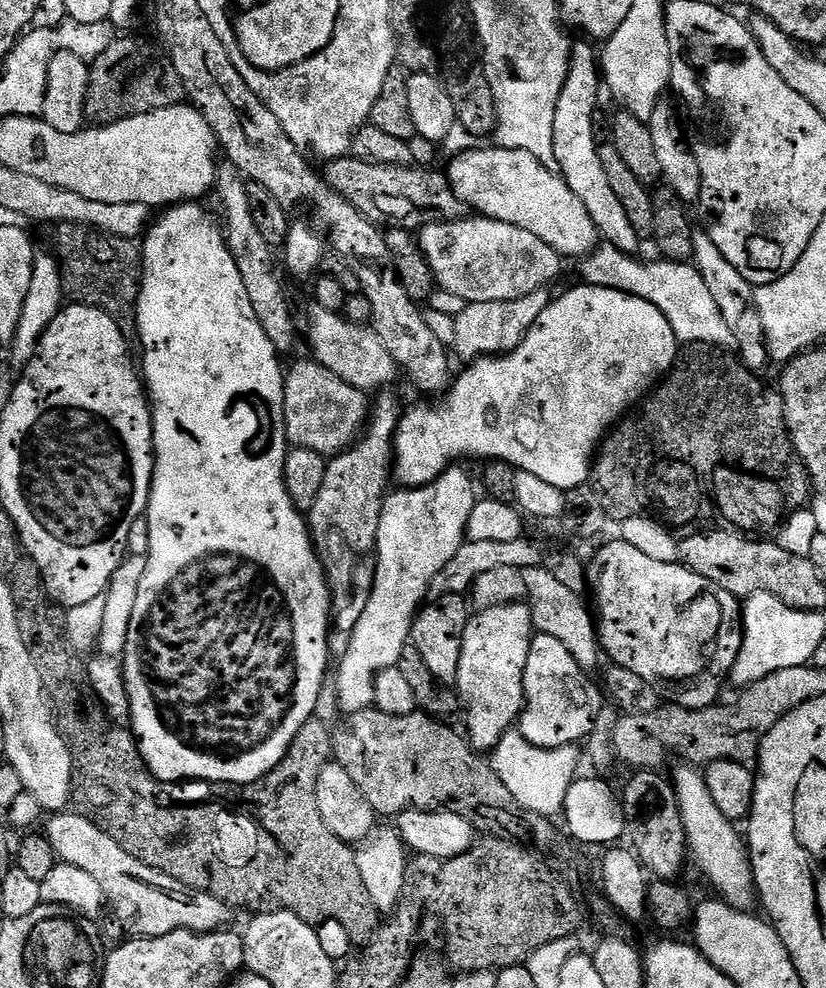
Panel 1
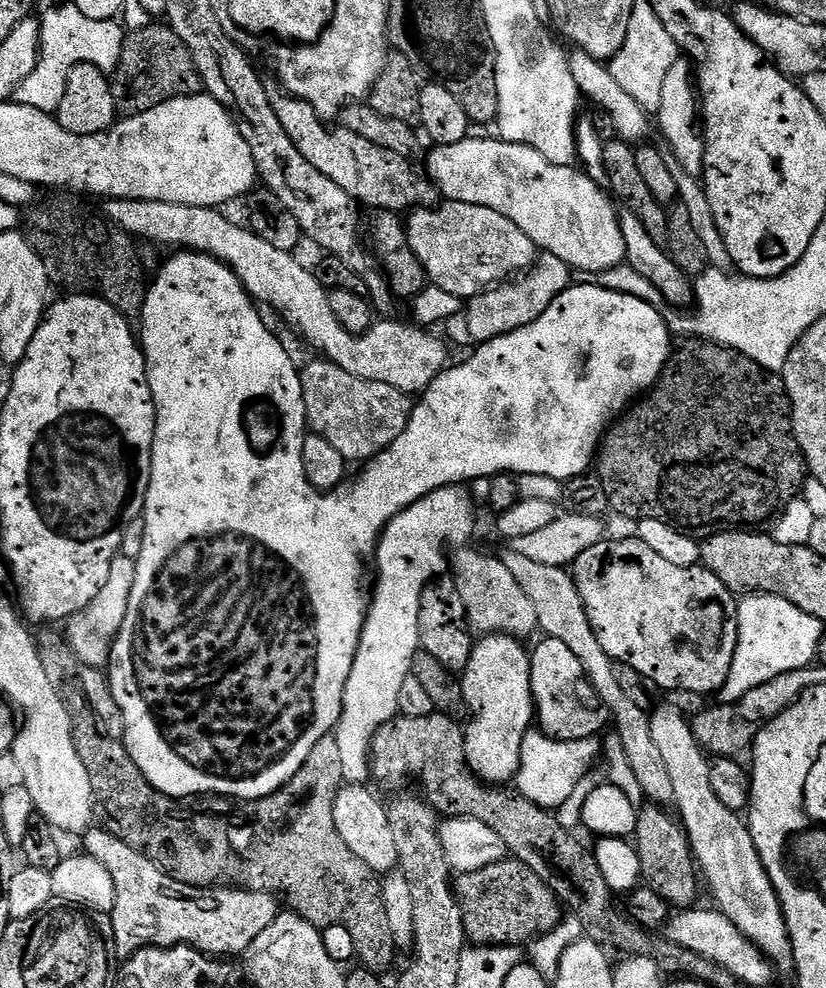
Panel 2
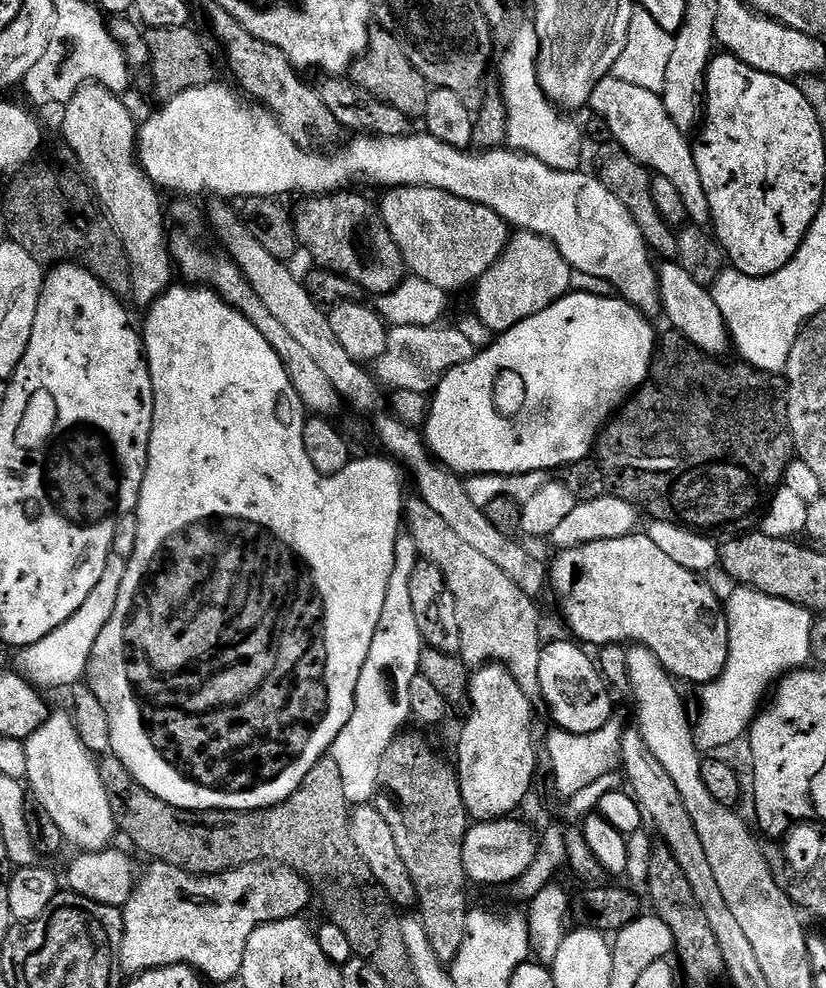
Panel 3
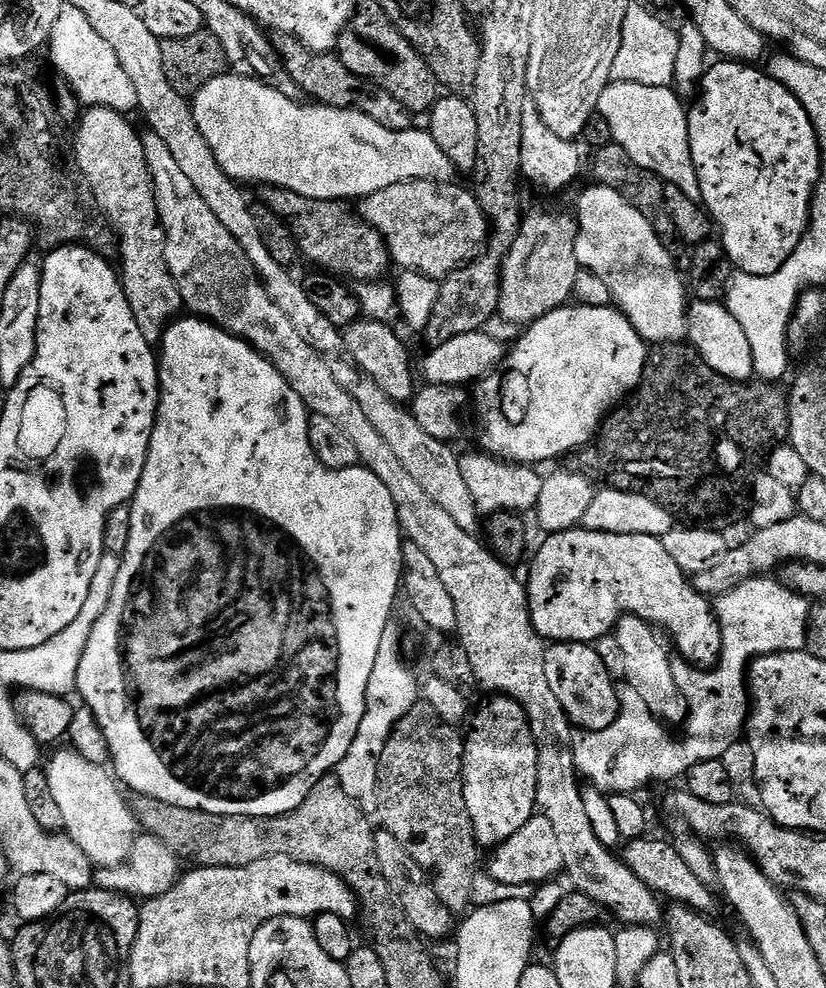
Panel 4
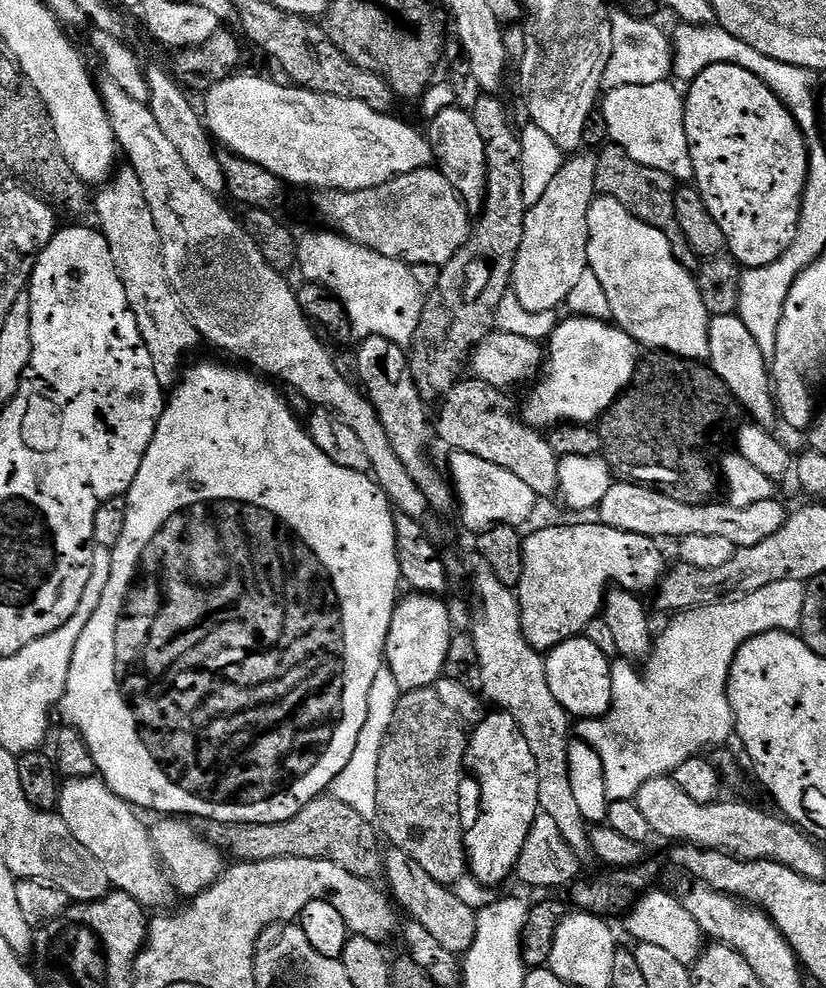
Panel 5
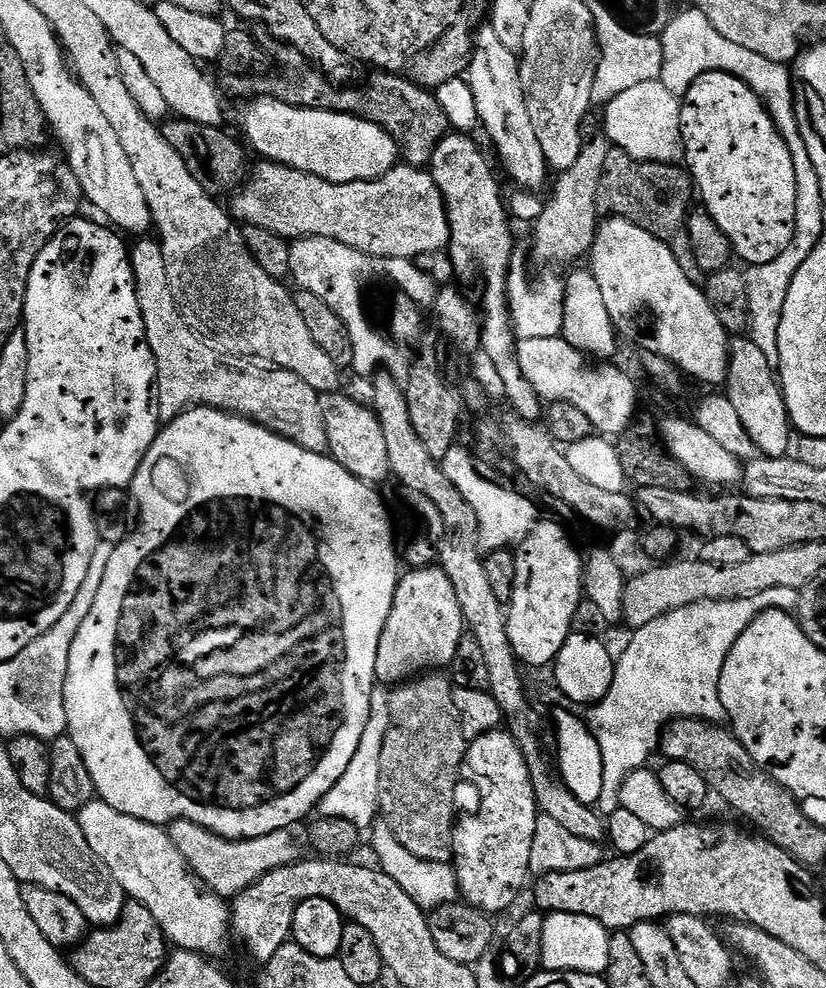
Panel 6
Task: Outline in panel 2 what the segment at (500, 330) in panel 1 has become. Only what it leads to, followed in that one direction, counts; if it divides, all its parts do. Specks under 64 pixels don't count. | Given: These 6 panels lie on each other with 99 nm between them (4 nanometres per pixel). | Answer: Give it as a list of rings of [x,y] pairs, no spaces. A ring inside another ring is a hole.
[[[541,255],[536,263],[523,273],[515,282],[501,282],[480,295],[471,297],[466,304],[472,339],[477,345],[484,344],[499,336],[510,334],[522,326],[530,326],[572,284],[573,269],[566,262],[562,262],[557,256]]]

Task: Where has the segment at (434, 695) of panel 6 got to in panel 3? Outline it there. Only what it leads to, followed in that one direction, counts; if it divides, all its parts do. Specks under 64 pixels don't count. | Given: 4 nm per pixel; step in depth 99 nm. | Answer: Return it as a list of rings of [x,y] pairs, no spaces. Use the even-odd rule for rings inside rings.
[[[401,731],[396,740],[390,742],[382,758],[382,766],[378,774],[380,787],[376,789],[374,807],[380,811],[382,818],[386,818],[394,834],[398,854],[402,854],[402,862],[406,862],[406,870],[410,870],[410,878],[416,887],[420,921],[426,926],[426,934],[434,945],[434,954],[438,954],[442,963],[448,966],[455,960],[458,950],[462,950],[468,925],[470,881],[466,874],[462,850],[470,827],[470,817],[462,802],[460,777],[455,767],[449,761],[447,764],[432,749],[432,744],[426,737],[408,731]]]

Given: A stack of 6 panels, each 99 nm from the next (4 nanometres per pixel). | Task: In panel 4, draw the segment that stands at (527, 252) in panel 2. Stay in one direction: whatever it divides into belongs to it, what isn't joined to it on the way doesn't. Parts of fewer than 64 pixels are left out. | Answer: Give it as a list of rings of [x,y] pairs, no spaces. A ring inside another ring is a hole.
[[[407,180],[394,186],[386,186],[386,190],[378,190],[374,194],[363,197],[359,201],[358,211],[374,230],[386,242],[388,254],[397,269],[412,269],[422,275],[431,276],[441,281],[456,268],[469,263],[487,245],[490,239],[490,225],[487,216],[478,206],[476,195],[467,187],[459,188],[456,182],[443,184],[437,180]]]

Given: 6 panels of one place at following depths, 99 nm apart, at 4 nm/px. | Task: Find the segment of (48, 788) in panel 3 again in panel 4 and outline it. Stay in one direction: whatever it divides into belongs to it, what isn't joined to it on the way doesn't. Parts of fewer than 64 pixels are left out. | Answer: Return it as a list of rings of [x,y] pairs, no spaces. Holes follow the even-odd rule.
[[[71,750],[54,753],[48,764],[46,760],[46,771],[50,794],[54,794],[62,810],[63,831],[71,840],[78,842],[78,846],[82,846],[82,854],[101,868],[118,866],[126,860],[136,841],[138,825],[113,773],[107,767],[86,762],[86,758]]]

